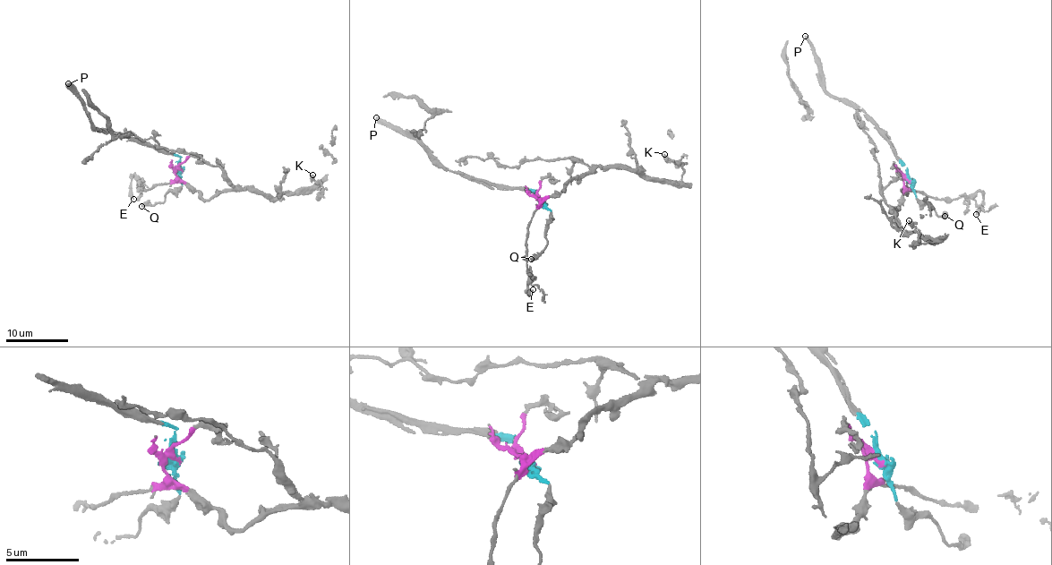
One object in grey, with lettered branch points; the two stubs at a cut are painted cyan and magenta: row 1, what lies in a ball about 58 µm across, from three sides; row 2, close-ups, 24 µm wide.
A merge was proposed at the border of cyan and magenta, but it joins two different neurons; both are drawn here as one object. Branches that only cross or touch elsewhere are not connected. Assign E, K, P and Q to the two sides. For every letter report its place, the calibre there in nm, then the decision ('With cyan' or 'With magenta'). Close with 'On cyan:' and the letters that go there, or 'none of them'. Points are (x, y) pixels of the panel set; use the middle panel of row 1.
E: Place: (533, 289). Thickness 360 nm. With magenta
K: Place: (664, 154). Thickness 300 nm. With magenta
P: Place: (376, 117). Thickness 360 nm. With cyan
Q: Place: (531, 259). Thickness 400 nm. With cyan
On cyan: P, Q

